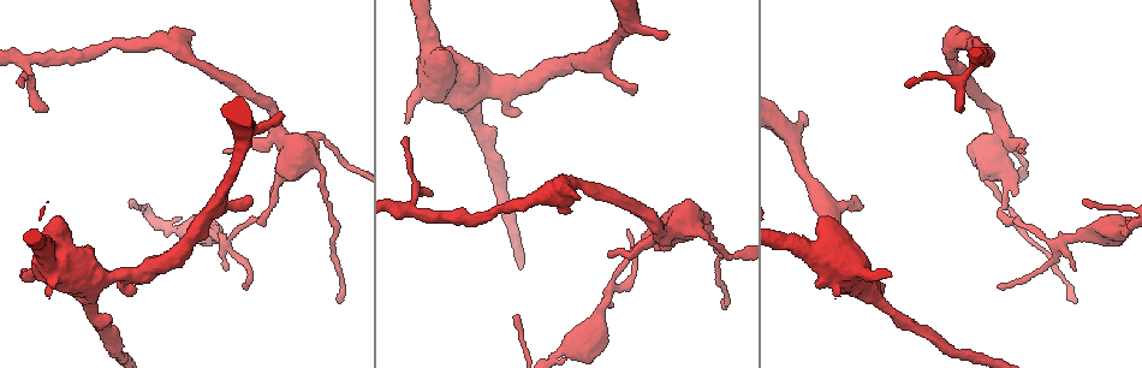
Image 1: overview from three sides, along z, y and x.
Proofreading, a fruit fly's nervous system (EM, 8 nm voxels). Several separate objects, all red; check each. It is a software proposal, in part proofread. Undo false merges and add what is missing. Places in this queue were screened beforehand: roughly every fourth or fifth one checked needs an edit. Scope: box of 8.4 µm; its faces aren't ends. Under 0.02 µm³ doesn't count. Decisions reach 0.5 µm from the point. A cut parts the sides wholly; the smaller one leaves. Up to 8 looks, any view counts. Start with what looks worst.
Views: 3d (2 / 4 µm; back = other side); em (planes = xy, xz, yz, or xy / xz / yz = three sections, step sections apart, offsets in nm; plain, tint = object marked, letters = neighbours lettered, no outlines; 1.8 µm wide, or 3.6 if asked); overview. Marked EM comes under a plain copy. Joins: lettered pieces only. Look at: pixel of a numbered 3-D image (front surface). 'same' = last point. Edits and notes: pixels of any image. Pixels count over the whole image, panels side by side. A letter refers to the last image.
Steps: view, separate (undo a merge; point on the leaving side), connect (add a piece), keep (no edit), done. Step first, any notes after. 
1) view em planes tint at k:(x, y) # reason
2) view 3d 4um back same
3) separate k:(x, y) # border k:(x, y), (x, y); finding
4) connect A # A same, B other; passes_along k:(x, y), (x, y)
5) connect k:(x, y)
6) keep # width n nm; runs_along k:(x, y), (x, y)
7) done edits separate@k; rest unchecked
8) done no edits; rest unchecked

view 3d 4um at 1:(704, 218) # sudden change in width

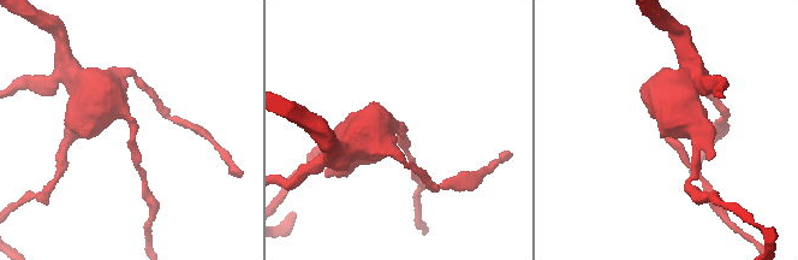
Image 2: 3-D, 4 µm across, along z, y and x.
view em xz step 16 letters at 2:(400, 130) # now the EM

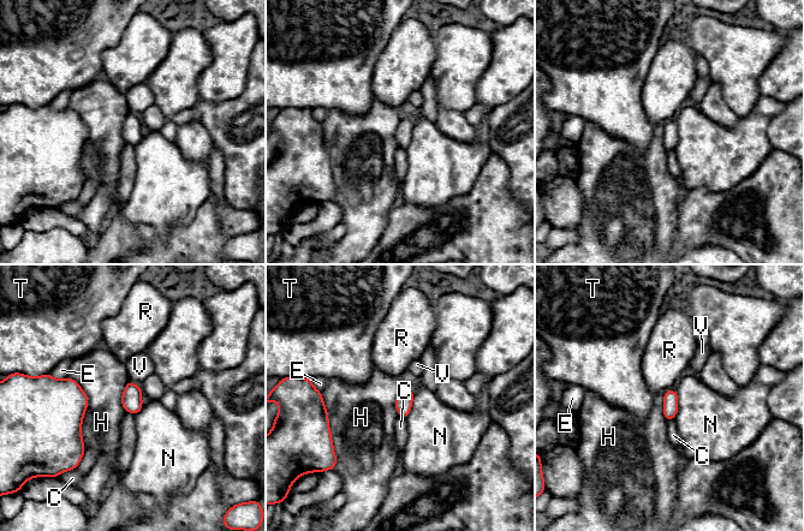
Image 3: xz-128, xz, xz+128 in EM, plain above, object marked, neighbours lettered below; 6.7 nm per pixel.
keep # C other, E other, H other, N other, R other, T other, V other; border 3:(67, 376), (88, 400), (85, 448); one cell here

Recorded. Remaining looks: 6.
view em 3.6um xz step 16 letters at 1:(222, 152) # free end

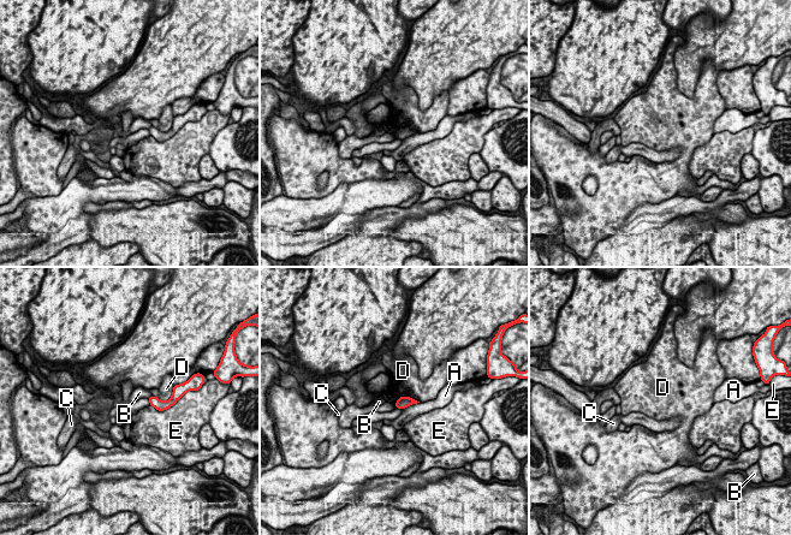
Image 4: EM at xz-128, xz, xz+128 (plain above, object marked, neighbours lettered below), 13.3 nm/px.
view em 3.6um planes letters same

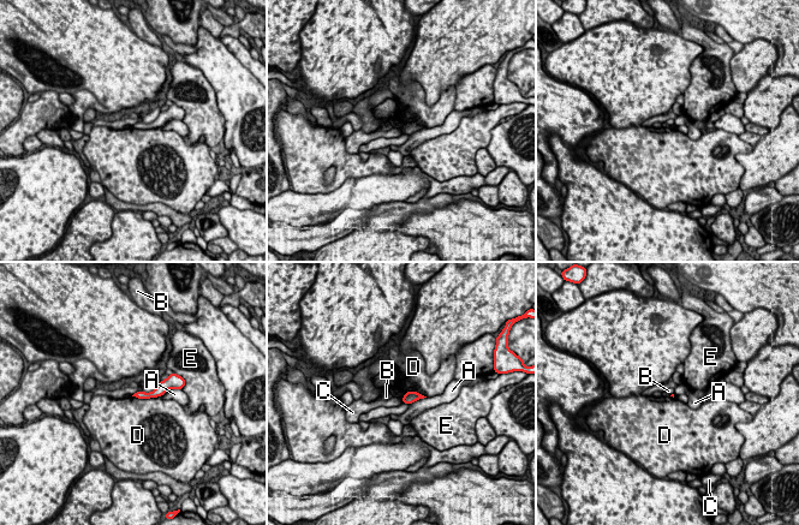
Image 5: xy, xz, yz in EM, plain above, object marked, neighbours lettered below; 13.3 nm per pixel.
keep # A other, B other, C other, D other, E other; runs_along 5:(165, 385), (154, 394), (138, 394); no lettered piece goes on from it

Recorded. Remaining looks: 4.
view 3d 2um at 1:(47, 109) # an open end

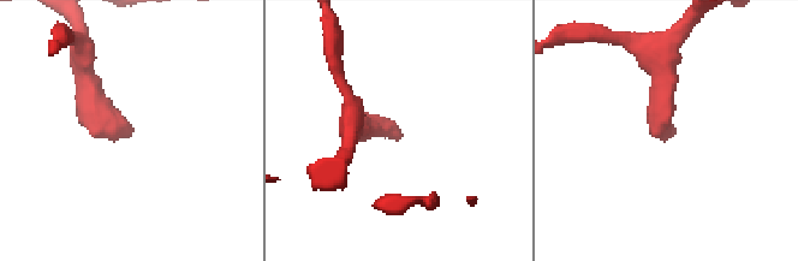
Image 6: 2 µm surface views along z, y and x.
view em xy step 4 letters at 6:(403, 136) # shape alone is not enough

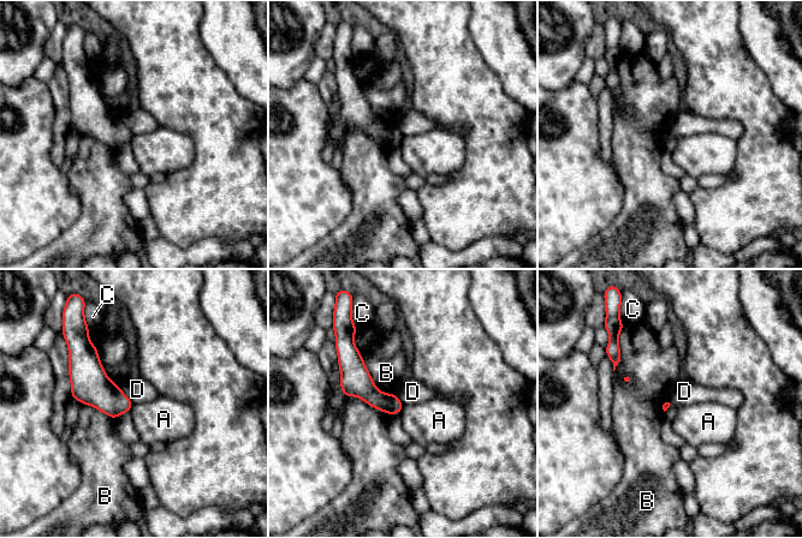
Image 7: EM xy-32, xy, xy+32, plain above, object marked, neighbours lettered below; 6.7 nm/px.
view em planes letters same

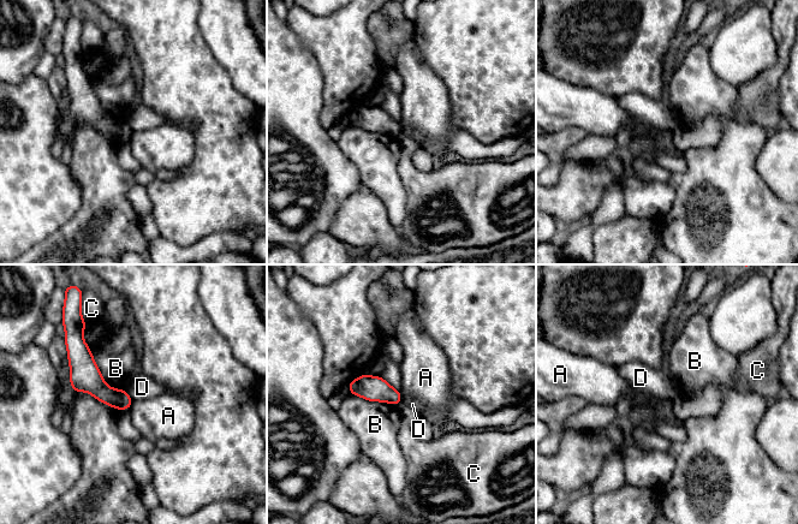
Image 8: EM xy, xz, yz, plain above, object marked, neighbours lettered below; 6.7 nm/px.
keep # A other, B other, C other, D other; none of them fits

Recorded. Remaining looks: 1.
done no edits; rest unchecked

